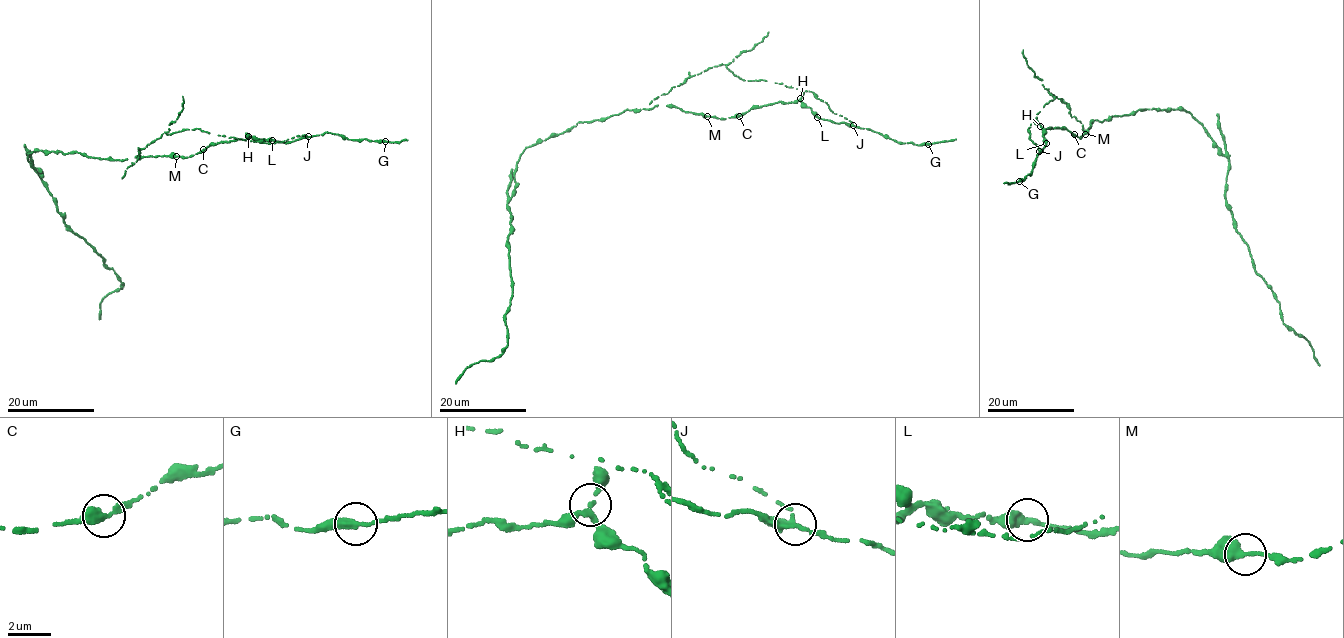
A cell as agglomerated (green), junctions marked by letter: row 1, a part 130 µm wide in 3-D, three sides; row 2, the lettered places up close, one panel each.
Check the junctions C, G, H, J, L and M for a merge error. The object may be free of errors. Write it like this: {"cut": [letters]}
{"cut": ["J"]}

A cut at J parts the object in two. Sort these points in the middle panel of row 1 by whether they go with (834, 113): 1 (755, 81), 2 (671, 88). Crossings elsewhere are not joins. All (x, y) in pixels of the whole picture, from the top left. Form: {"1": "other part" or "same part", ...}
{"1": "same part", "2": "same part"}

